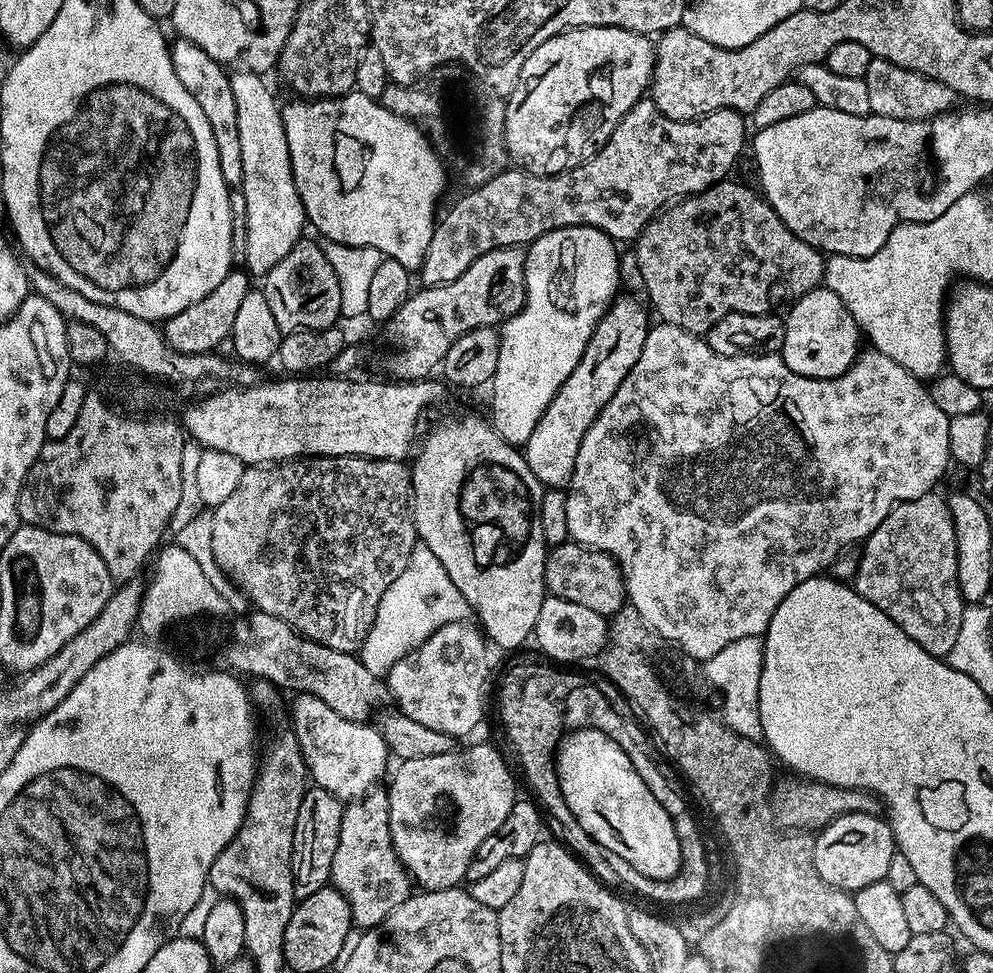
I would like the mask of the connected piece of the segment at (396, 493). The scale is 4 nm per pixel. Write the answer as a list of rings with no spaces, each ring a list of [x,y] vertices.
[[[309,456],[273,465],[248,466],[245,467],[234,494],[230,494],[230,498],[226,498],[226,502],[222,502],[214,510],[214,531],[211,535],[214,558],[218,567],[244,593],[250,604],[252,600],[251,607],[255,611],[282,618],[282,622],[286,622],[294,631],[322,646],[330,646],[330,650],[356,654],[368,636],[382,594],[386,594],[394,578],[398,578],[398,574],[406,570],[410,554],[417,546],[418,537],[412,521],[411,494],[412,473],[404,460],[375,460],[369,456]]]

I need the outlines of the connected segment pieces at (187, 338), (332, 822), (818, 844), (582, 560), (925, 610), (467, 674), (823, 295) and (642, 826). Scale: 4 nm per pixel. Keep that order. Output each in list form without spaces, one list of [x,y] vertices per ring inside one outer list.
[[[233,270],[206,294],[198,302],[186,306],[178,314],[174,314],[169,320],[163,321],[162,331],[166,342],[174,350],[182,354],[202,354],[203,352],[215,352],[221,346],[220,343],[227,341],[234,330],[234,318],[238,315],[241,303],[245,300],[246,294],[250,290],[250,276],[247,271]]]
[[[315,786],[305,788],[302,806],[298,806],[298,822],[294,830],[292,855],[292,877],[297,901],[310,898],[310,894],[314,894],[331,881],[334,850],[338,850],[344,809],[345,805],[334,794],[330,794],[330,790]]]
[[[846,813],[819,829],[814,840],[814,866],[822,882],[855,894],[884,879],[886,869],[890,867],[890,858],[897,851],[887,819],[870,813]]]
[[[565,542],[557,544],[545,555],[544,558],[544,587],[553,596],[565,599],[566,602],[574,602],[575,605],[586,606],[595,613],[611,618],[616,615],[619,608],[626,603],[624,590],[624,575],[620,572],[620,565],[613,556],[599,552],[593,548],[585,548],[583,544]]]
[[[933,490],[922,494],[922,498],[914,498],[913,500],[896,504],[890,510],[890,514],[886,514],[886,518],[882,518],[882,522],[868,535],[868,539],[863,541],[862,547],[859,549],[859,551],[861,550],[860,561],[856,564],[854,587],[857,594],[862,598],[866,598],[866,602],[878,606],[878,610],[882,610],[882,614],[886,614],[906,635],[914,638],[914,642],[918,642],[918,646],[922,646],[931,656],[944,658],[947,657],[950,646],[954,646],[954,642],[958,638],[958,630],[962,626],[962,614],[966,607],[966,601],[962,598],[960,587],[958,586],[958,554],[956,553],[954,522],[950,518],[947,499],[943,495],[939,496],[938,493],[939,491]]]
[[[461,622],[434,630],[413,652],[394,662],[386,677],[396,708],[414,722],[457,738],[470,735],[479,726],[484,716],[484,695],[488,692],[489,645],[481,629],[470,625]]]
[[[823,286],[810,290],[806,294],[795,297],[791,301],[792,309],[789,310],[788,316],[783,317],[784,322],[784,345],[779,355],[784,361],[784,365],[794,374],[802,374],[806,378],[838,378],[849,366],[854,363],[856,357],[862,351],[862,333],[859,326],[854,322],[850,310],[842,306],[842,298],[834,294],[829,288]]]
[[[593,728],[569,731],[558,744],[554,767],[566,806],[594,843],[600,845],[608,854],[626,858],[626,862],[630,862],[634,870],[646,874],[648,878],[663,882],[678,874],[680,865],[676,850],[678,851],[680,840],[675,833],[674,817],[662,808],[655,795],[647,789],[646,783],[639,777],[637,770],[634,770],[626,750],[622,750],[622,746],[614,742],[614,738],[602,734],[602,730]]]

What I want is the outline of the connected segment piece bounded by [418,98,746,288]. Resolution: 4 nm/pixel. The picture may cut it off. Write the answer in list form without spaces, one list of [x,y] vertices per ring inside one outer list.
[[[645,98],[632,107],[627,114],[618,122],[618,126],[614,130],[614,134],[610,134],[610,138],[598,150],[598,154],[594,154],[577,168],[572,168],[567,174],[559,176],[535,176],[523,170],[505,170],[485,179],[473,192],[468,192],[448,213],[441,215],[436,221],[436,229],[430,238],[430,246],[426,246],[426,254],[422,258],[422,266],[418,270],[418,280],[425,288],[433,288],[439,284],[449,284],[454,282],[454,278],[458,278],[458,274],[462,274],[466,270],[470,270],[470,266],[478,259],[482,258],[482,254],[486,254],[495,248],[515,248],[517,246],[527,246],[532,241],[537,240],[542,234],[546,234],[550,230],[558,230],[559,228],[569,228],[570,226],[578,226],[585,224],[591,228],[597,228],[599,232],[605,232],[607,236],[612,237],[617,242],[635,241],[647,224],[655,218],[659,212],[664,211],[669,204],[685,197],[698,194],[702,190],[706,190],[711,184],[715,184],[727,177],[728,172],[736,164],[736,159],[740,156],[740,151],[745,151],[746,136],[744,140],[744,124],[746,128],[746,120],[739,112],[735,112],[732,108],[719,108],[708,113],[707,116],[699,116],[696,120],[675,120],[674,118],[666,118],[666,114],[662,114],[662,110],[658,110],[658,106],[651,100]]]

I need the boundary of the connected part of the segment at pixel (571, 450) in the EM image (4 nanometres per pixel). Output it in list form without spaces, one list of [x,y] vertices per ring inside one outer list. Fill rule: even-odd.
[[[617,295],[598,326],[594,326],[594,334],[590,334],[590,342],[586,342],[586,350],[582,350],[578,366],[570,370],[570,378],[562,382],[550,406],[546,406],[542,418],[538,418],[538,426],[534,426],[530,438],[522,445],[526,462],[530,470],[534,470],[534,478],[538,478],[545,489],[563,489],[571,480],[578,446],[582,446],[586,430],[594,426],[594,418],[598,418],[606,402],[614,398],[614,390],[622,386],[622,378],[630,374],[634,362],[638,362],[638,354],[642,354],[650,327],[650,312],[634,297],[624,295]]]

